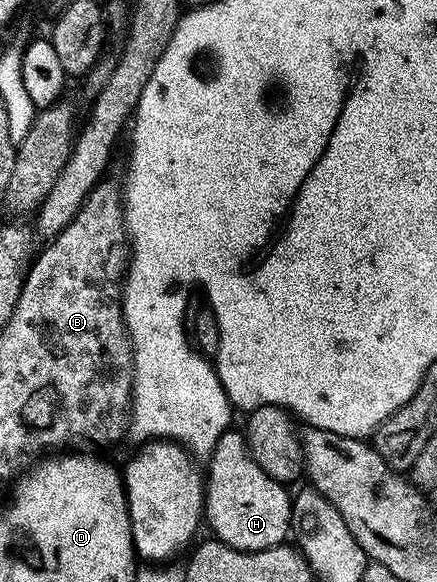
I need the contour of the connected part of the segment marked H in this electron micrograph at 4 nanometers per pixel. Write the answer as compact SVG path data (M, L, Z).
M227 431L208 458L209 473L204 478L203 517L213 528L212 536L243 552L259 552L280 546L290 536L293 511L291 493L282 482L271 479L255 463L240 432Z

